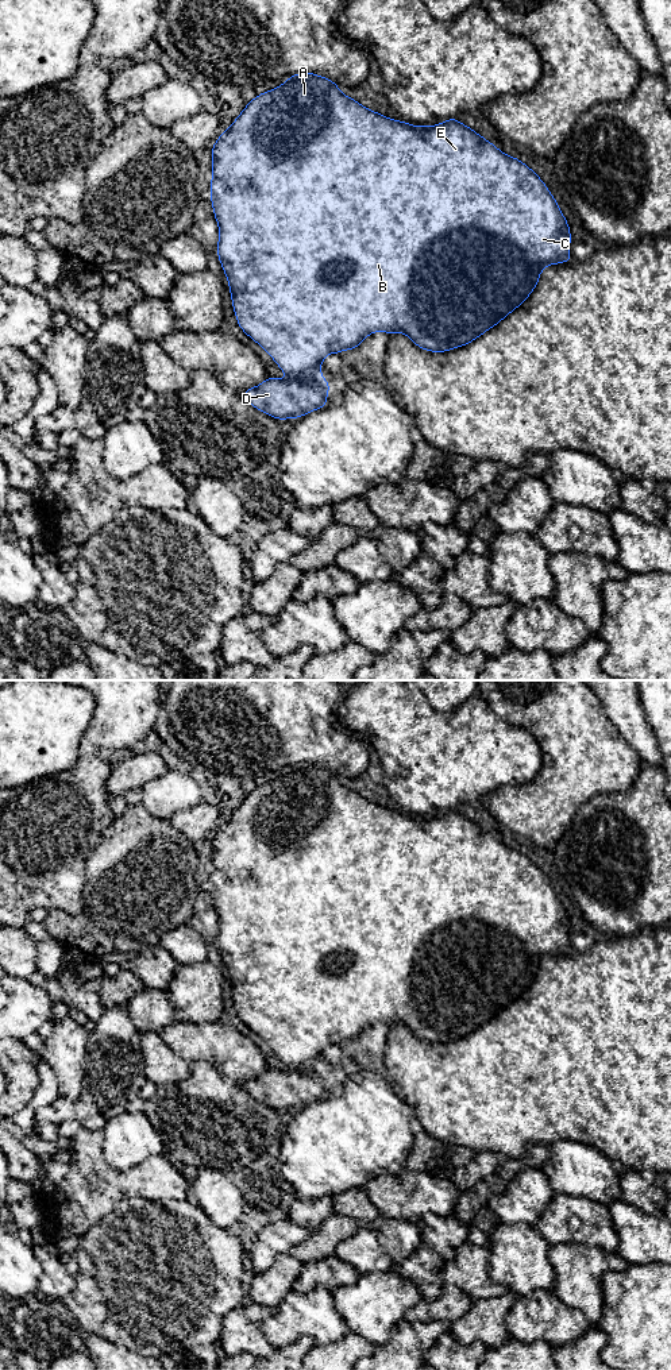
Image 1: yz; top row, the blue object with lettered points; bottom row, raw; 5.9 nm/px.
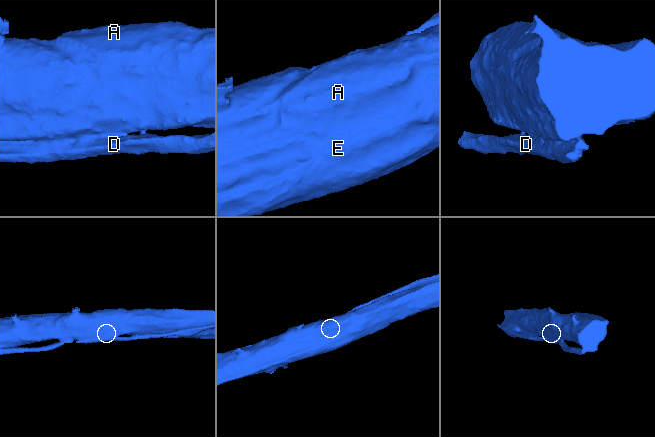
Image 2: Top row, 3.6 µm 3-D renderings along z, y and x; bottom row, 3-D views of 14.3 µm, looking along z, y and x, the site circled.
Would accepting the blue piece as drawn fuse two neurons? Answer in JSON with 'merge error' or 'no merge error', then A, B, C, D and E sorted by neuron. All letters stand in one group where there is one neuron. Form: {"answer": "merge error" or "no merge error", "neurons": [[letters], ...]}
{"answer": "merge error", "neurons": [["A", "B", "C", "E"], ["D"]]}

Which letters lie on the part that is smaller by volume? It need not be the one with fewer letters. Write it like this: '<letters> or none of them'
D

